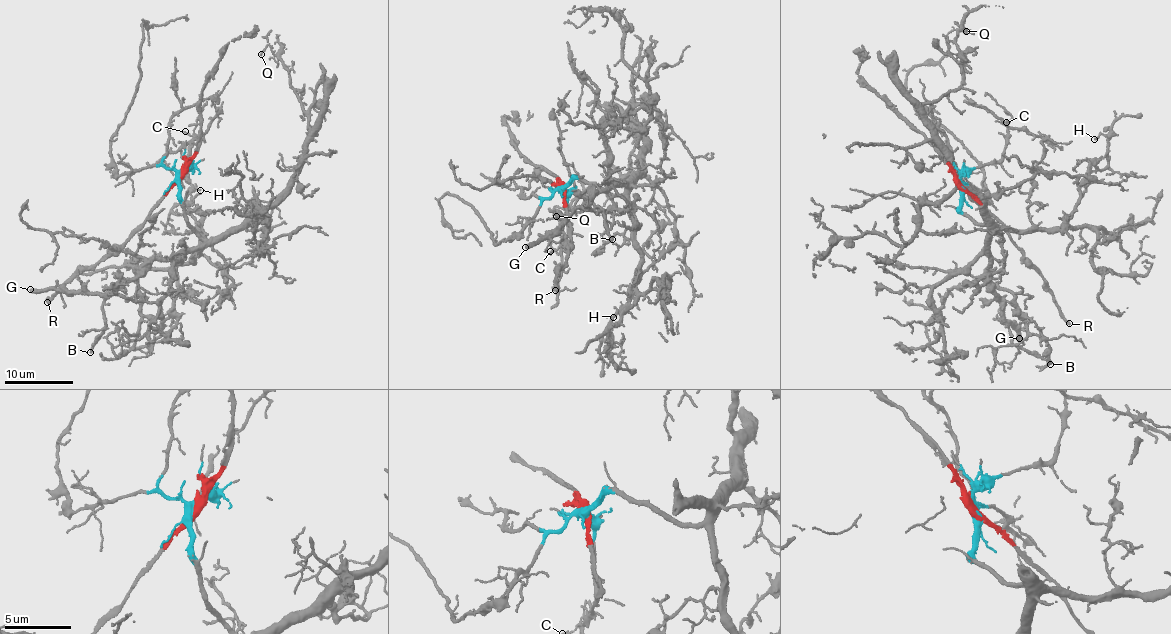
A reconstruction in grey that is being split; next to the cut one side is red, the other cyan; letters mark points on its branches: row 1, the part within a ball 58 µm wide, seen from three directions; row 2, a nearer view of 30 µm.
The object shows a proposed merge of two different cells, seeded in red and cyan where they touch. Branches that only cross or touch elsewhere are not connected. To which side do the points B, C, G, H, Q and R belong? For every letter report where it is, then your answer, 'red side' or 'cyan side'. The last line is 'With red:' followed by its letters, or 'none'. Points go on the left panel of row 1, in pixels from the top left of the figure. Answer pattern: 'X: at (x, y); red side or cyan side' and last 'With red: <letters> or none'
B: at (90, 352); cyan side
C: at (185, 131); cyan side
G: at (30, 289); cyan side
H: at (200, 190); cyan side
Q: at (261, 54); cyan side
R: at (47, 302); red side
With red: R

